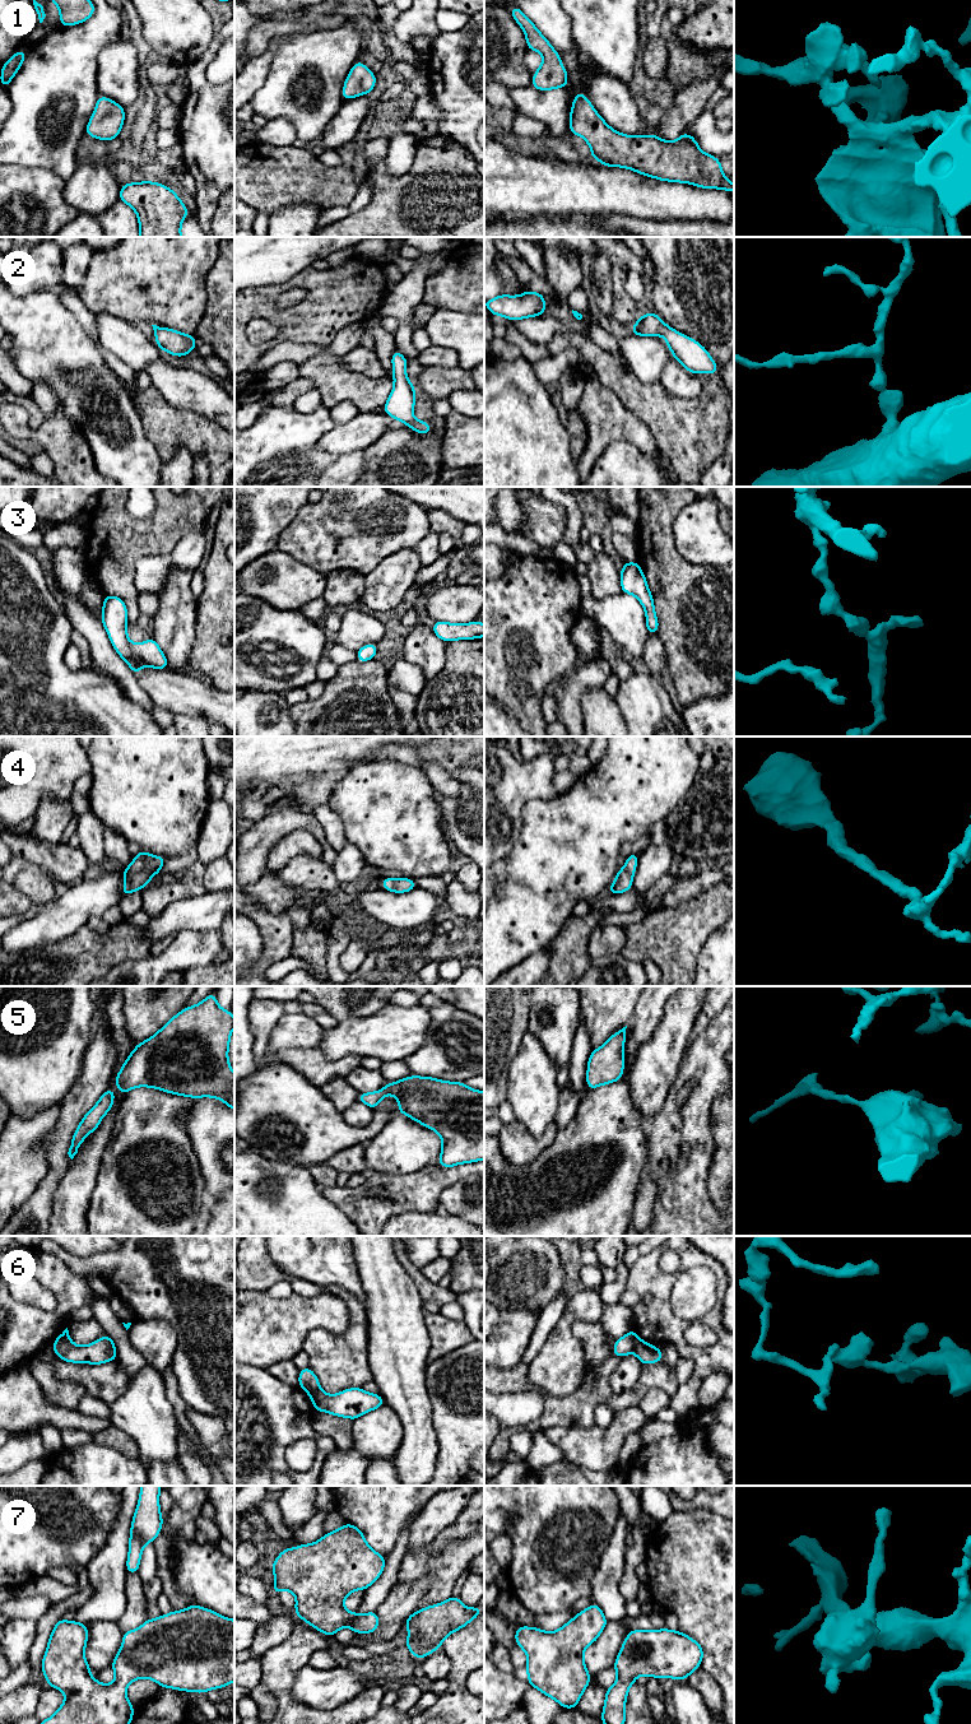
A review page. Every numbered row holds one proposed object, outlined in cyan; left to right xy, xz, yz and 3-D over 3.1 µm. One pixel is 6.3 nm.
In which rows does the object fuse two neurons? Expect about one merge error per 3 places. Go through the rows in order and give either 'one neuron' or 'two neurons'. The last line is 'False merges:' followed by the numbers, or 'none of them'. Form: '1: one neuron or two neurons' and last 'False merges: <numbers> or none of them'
1: one neuron
2: one neuron
3: one neuron
4: one neuron
5: one neuron
6: two neurons
7: one neuron
False merges: 6

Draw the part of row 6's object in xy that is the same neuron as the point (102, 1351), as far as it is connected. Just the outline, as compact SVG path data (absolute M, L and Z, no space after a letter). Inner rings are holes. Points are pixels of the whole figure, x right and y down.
M107 1333L88 1346L75 1346L71 1340L56 1340L52 1348L60 1360L73 1363L101 1365L117 1361L116 1346Z

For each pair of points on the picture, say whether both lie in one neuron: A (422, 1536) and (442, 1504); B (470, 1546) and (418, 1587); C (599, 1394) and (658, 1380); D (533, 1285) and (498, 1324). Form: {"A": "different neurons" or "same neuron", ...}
{"A": "same neuron", "B": "different neurons", "C": "same neuron", "D": "different neurons"}

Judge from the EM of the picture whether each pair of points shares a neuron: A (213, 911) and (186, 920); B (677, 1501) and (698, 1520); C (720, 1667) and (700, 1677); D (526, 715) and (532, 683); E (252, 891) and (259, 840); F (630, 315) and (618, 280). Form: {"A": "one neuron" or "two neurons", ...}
{"A": "one neuron", "B": "two neurons", "C": "two neurons", "D": "one neuron", "E": "two neurons", "F": "one neuron"}

